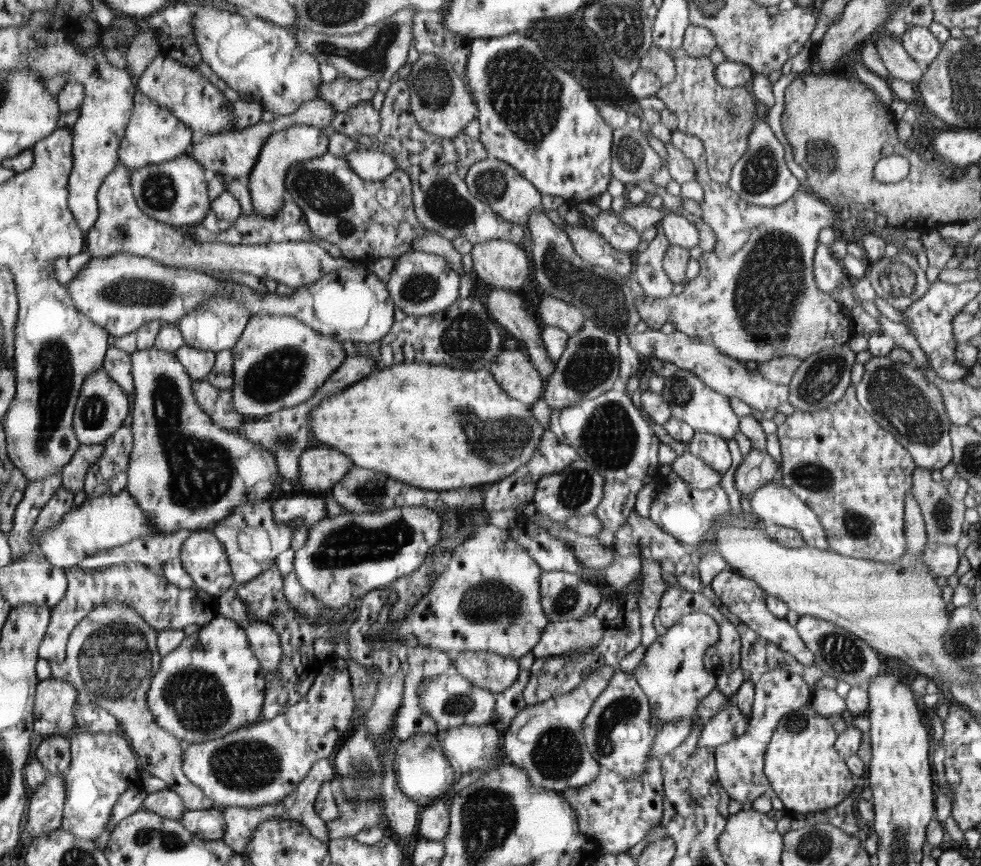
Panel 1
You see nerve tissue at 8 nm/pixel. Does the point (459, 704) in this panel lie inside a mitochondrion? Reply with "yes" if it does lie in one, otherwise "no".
yes

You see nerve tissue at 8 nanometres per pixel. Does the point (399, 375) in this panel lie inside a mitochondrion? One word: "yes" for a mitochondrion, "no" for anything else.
no

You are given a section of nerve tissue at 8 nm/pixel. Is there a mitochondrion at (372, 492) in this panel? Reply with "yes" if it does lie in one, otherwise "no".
yes

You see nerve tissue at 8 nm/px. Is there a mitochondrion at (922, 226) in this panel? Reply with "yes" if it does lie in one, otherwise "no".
no

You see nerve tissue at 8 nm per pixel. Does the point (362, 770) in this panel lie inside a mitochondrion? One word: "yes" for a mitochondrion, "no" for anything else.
yes

